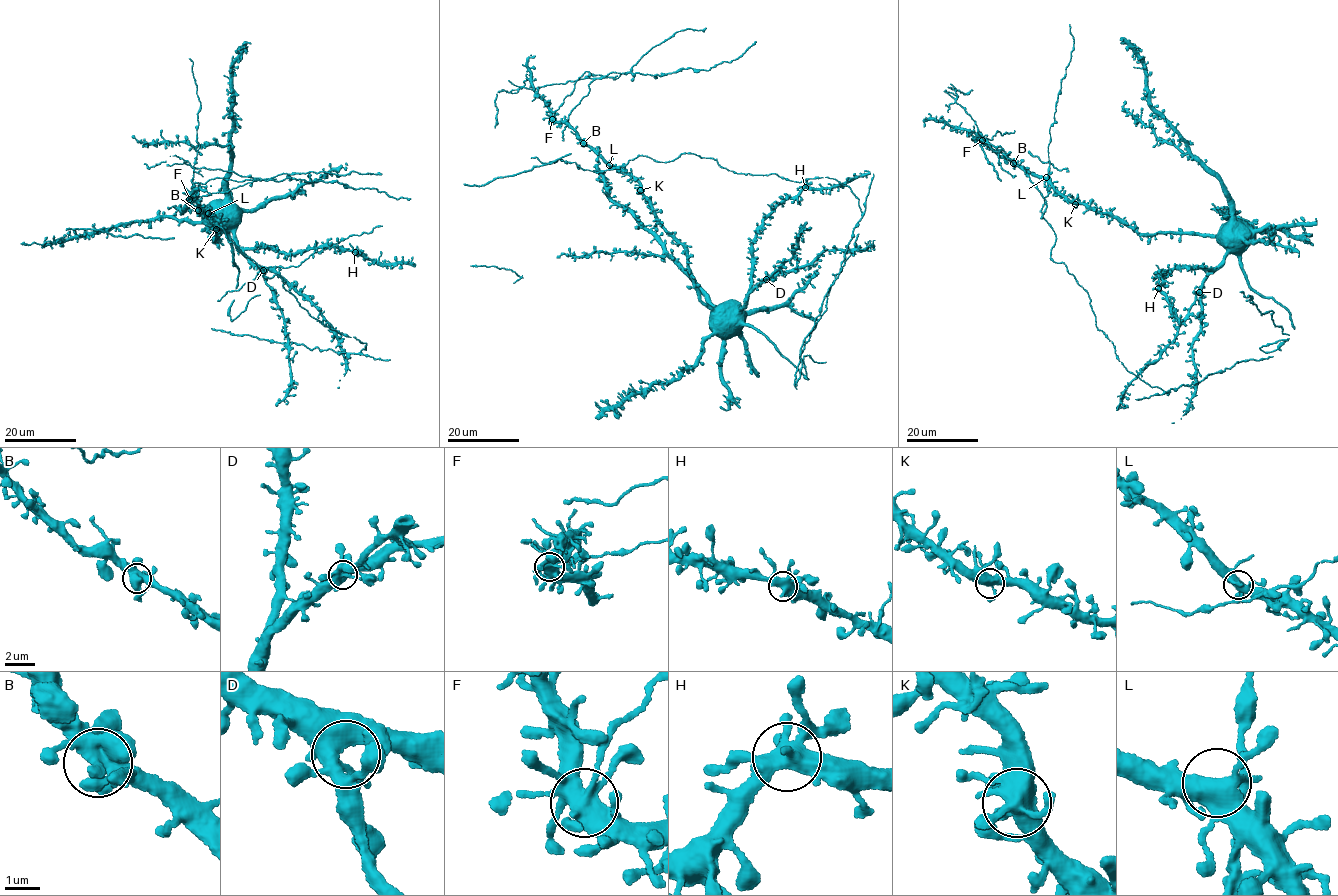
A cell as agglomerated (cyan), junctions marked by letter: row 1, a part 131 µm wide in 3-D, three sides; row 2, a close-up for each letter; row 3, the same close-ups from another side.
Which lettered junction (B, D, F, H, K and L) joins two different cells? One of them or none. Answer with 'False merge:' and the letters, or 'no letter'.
False merge: F

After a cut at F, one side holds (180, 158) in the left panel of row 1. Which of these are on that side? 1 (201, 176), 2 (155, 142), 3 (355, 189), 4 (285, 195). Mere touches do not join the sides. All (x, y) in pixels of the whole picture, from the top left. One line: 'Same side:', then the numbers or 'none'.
Same side: 1, 3

